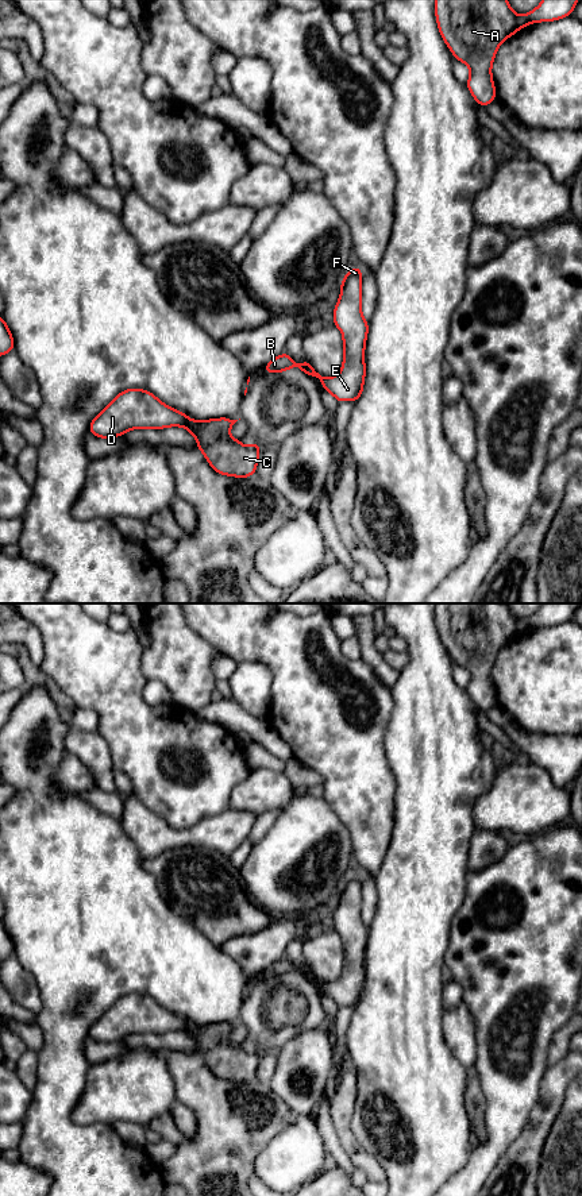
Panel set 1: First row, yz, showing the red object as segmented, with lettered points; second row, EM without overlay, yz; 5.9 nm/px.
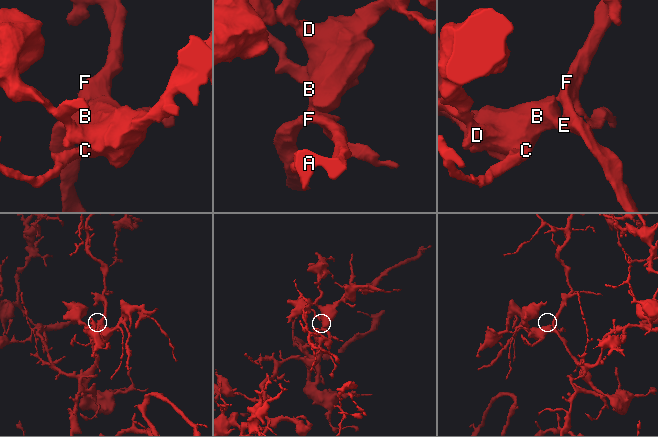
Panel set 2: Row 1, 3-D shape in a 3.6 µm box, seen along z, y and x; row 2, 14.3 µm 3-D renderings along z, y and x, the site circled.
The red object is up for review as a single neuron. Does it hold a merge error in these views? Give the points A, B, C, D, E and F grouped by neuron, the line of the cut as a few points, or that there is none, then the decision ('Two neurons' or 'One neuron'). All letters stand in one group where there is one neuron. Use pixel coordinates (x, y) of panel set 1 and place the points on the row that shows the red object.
Groups: A B C D E F. No split. One neuron

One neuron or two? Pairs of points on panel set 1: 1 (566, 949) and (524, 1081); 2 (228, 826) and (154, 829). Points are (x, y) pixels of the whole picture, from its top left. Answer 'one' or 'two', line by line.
1: one
2: one

